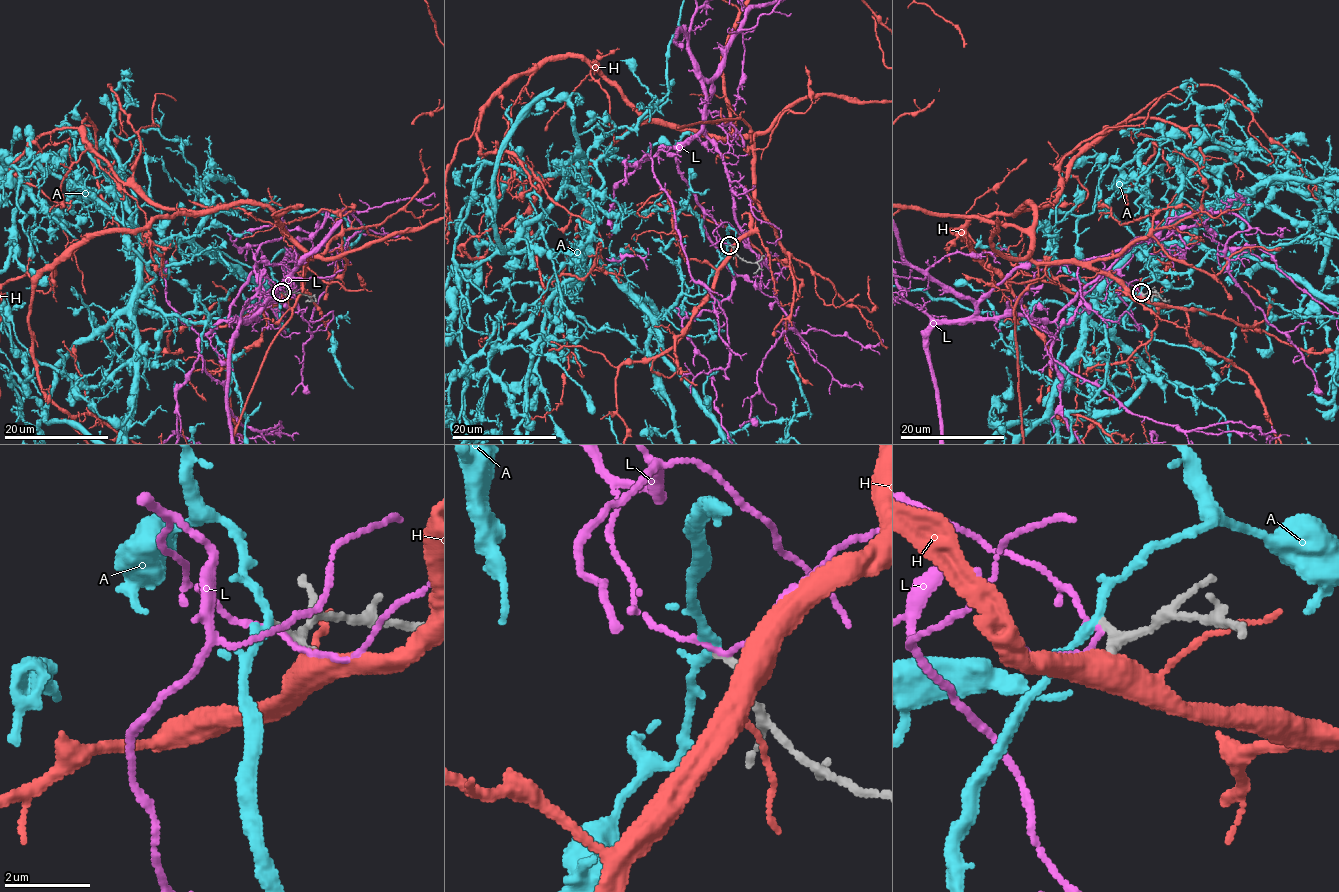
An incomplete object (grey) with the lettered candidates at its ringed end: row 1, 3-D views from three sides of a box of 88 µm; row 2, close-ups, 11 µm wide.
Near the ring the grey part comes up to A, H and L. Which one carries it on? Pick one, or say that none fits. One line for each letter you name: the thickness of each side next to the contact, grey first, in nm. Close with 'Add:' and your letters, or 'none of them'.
Add: none of them

